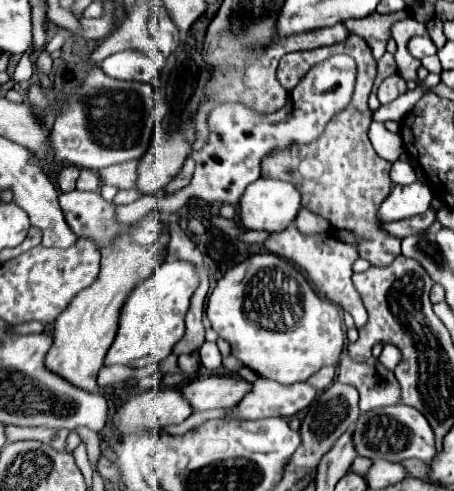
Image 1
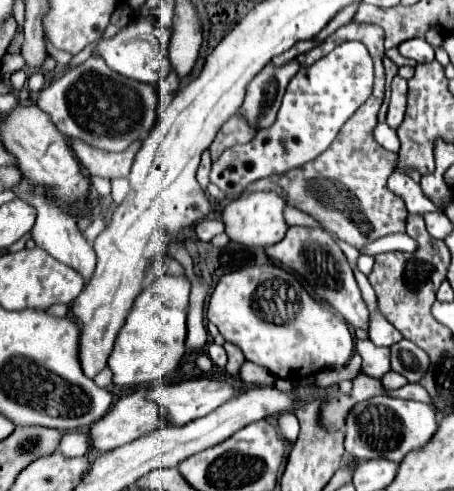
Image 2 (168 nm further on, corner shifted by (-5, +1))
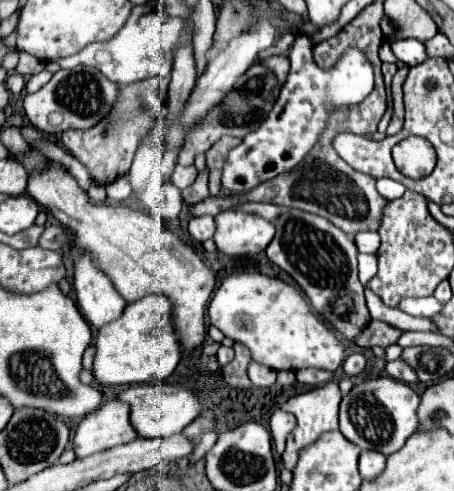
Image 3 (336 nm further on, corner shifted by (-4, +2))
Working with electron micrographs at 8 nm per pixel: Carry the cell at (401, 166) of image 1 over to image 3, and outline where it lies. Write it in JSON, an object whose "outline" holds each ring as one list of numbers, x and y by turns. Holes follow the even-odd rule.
{"outline":[[377,179,377,191,381,197,391,201,391,199,401,197,405,193,405,187,393,179]]}

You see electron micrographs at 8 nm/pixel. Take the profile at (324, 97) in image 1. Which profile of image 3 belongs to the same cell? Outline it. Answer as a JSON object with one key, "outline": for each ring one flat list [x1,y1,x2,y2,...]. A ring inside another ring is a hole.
{"outline":[[297,33,297,39,287,55,291,71,271,109,271,115,261,123,261,129,247,133,241,145,229,151,223,167,223,187,231,193,247,193,259,183,293,169,323,135,331,105,361,103,373,91,373,69,359,49,347,49,339,63,325,71,313,61,311,39,305,33]]}

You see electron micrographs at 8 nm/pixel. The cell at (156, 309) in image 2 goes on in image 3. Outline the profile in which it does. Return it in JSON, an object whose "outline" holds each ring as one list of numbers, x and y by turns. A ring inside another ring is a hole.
{"outline":[[147,295,125,307,123,315,99,329,95,341,93,377,101,385,131,385,165,381,181,359,181,347,171,323,171,303,161,295]]}

